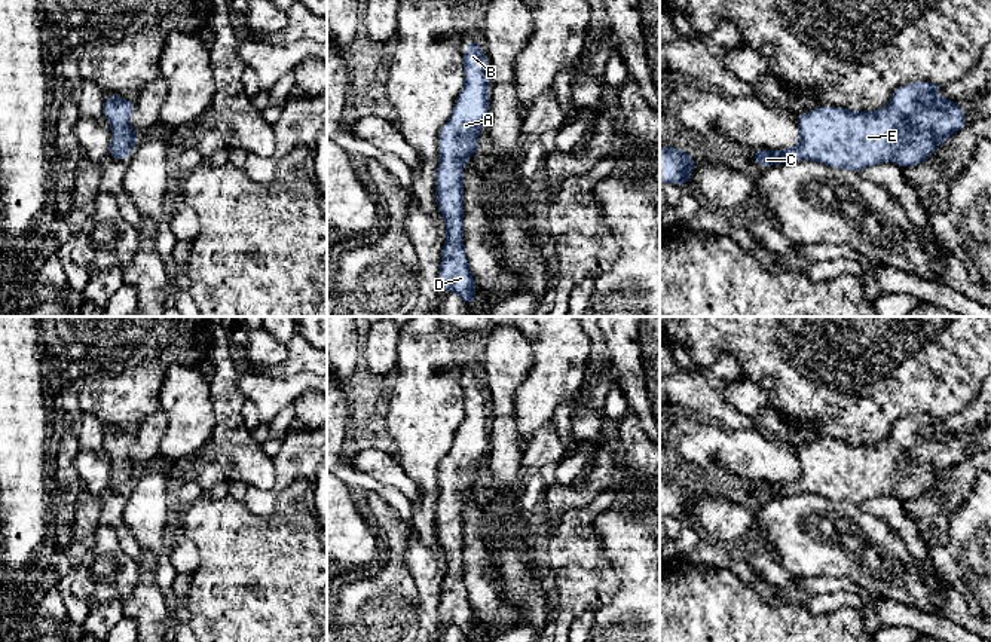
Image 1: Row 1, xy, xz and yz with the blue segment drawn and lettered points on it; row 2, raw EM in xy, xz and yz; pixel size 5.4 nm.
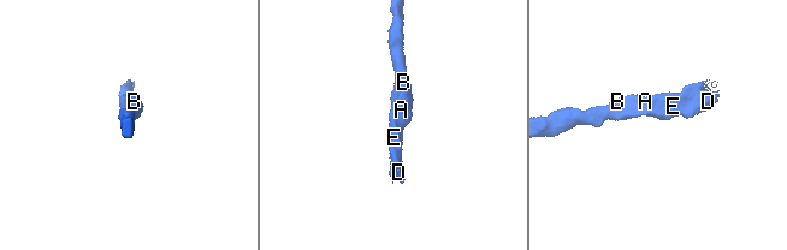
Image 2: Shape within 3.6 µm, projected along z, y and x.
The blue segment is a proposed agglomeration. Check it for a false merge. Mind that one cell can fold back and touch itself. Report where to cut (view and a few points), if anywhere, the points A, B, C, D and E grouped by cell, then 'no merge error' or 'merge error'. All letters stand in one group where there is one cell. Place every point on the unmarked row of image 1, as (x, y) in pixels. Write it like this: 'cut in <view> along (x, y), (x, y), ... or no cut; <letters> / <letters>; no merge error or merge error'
no cut; A B C D E; no merge error

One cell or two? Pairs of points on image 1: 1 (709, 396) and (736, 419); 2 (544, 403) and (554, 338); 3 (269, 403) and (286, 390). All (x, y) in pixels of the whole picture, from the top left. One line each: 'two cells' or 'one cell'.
1: one cell
2: one cell
3: one cell

